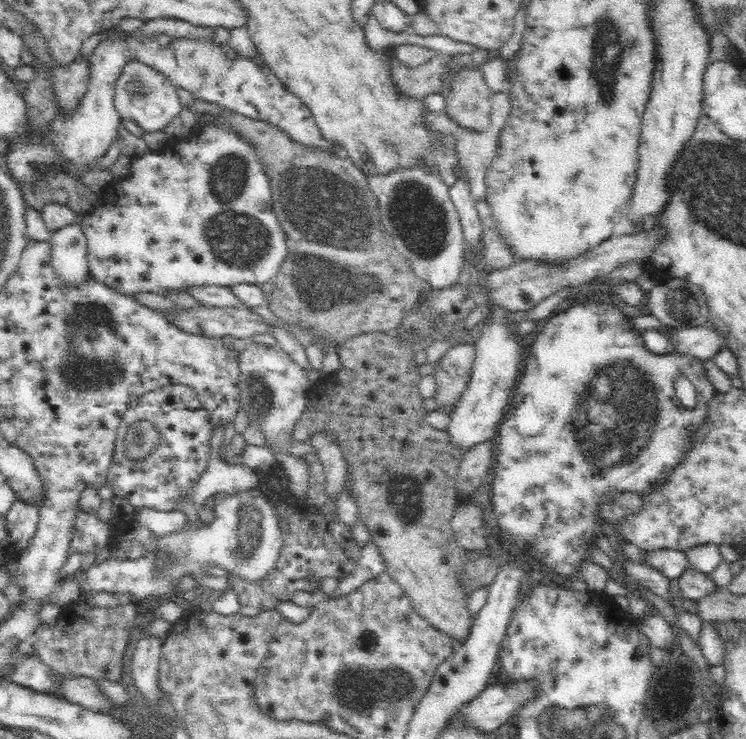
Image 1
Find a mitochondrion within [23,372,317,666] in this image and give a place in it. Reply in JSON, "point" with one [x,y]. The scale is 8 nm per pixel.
{"point":[178,555]}

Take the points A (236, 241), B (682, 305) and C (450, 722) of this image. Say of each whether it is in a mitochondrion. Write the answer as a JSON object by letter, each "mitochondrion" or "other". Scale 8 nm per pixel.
{"A":"mitochondrion","B":"mitochondrion","C":"other"}

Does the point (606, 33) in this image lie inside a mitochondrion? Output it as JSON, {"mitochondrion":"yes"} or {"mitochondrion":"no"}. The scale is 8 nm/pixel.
{"mitochondrion":"yes"}

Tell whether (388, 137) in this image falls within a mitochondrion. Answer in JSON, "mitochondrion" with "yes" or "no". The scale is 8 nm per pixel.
{"mitochondrion":"no"}

